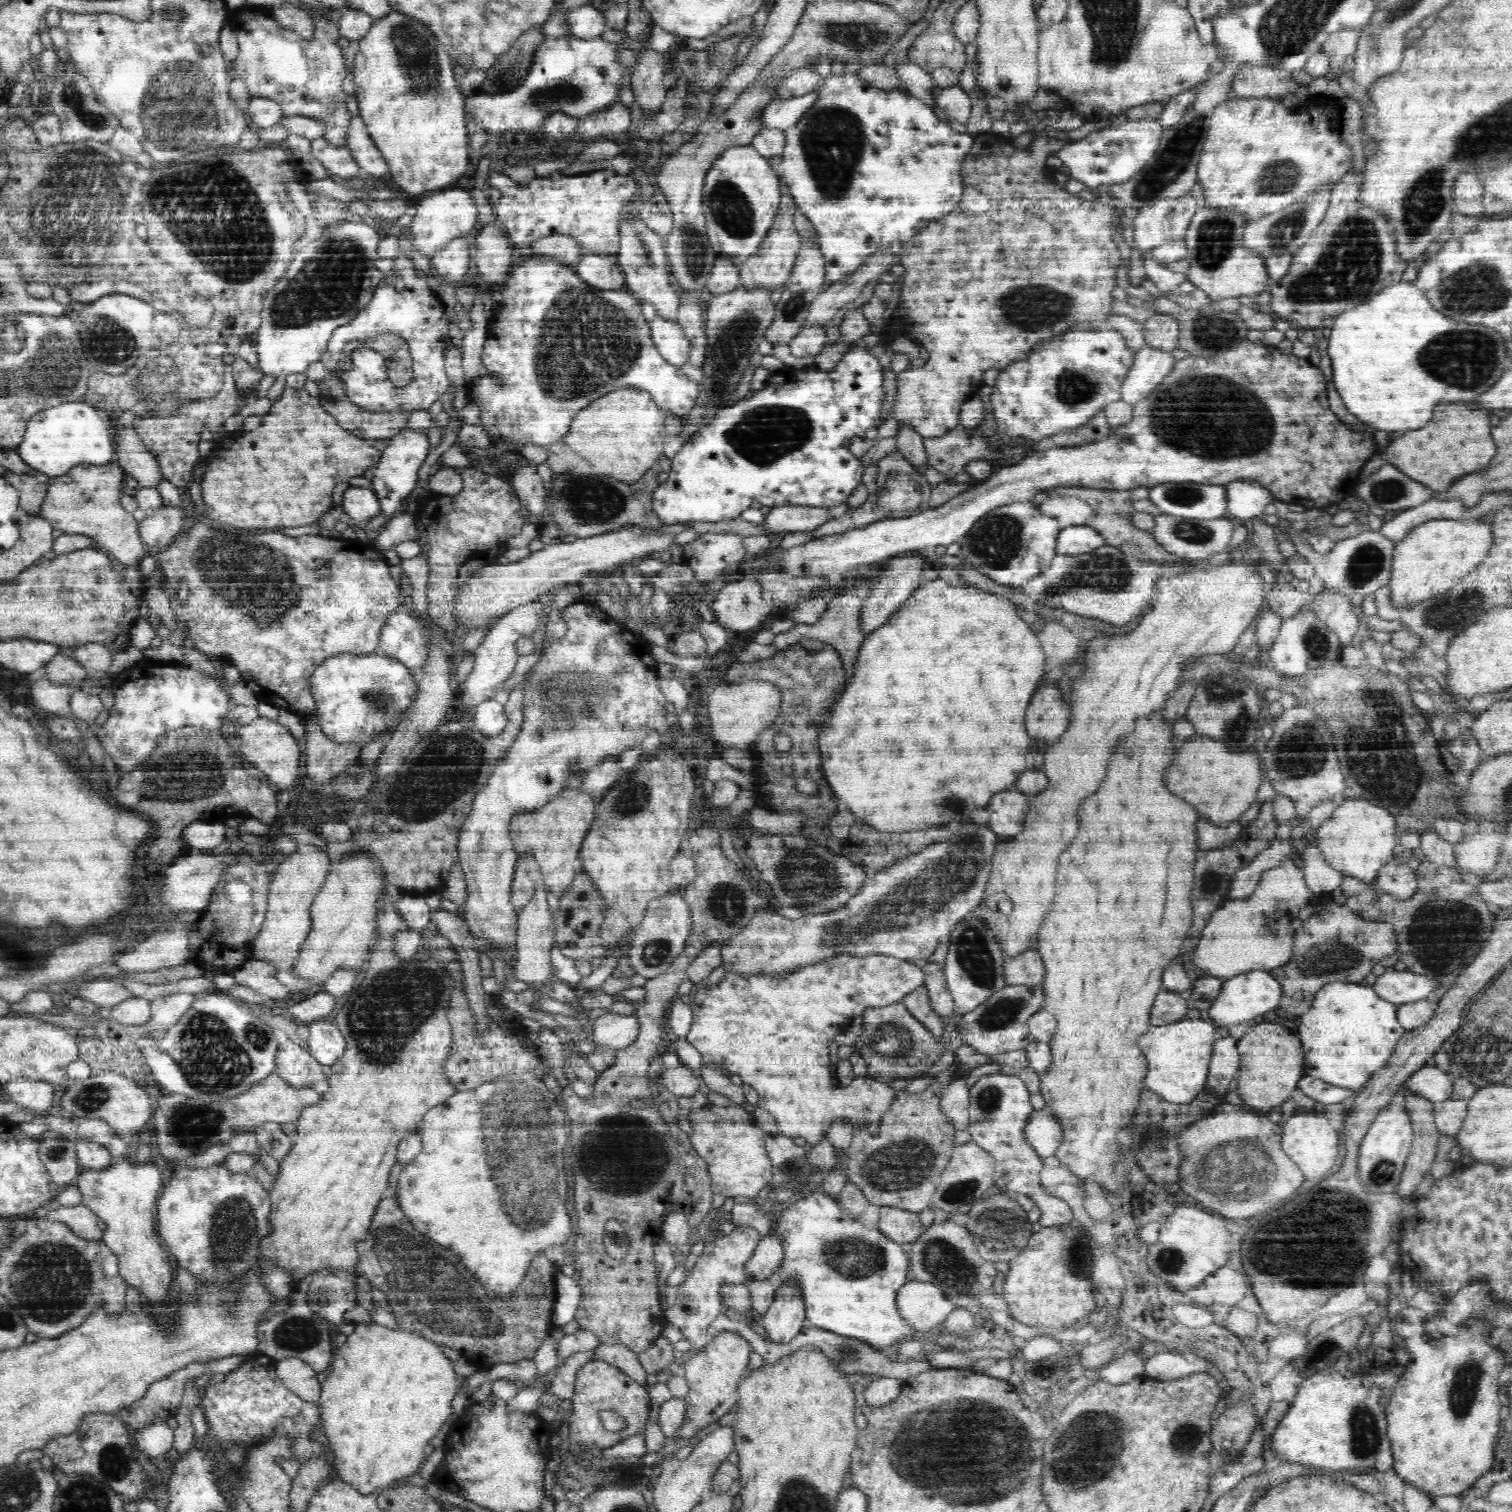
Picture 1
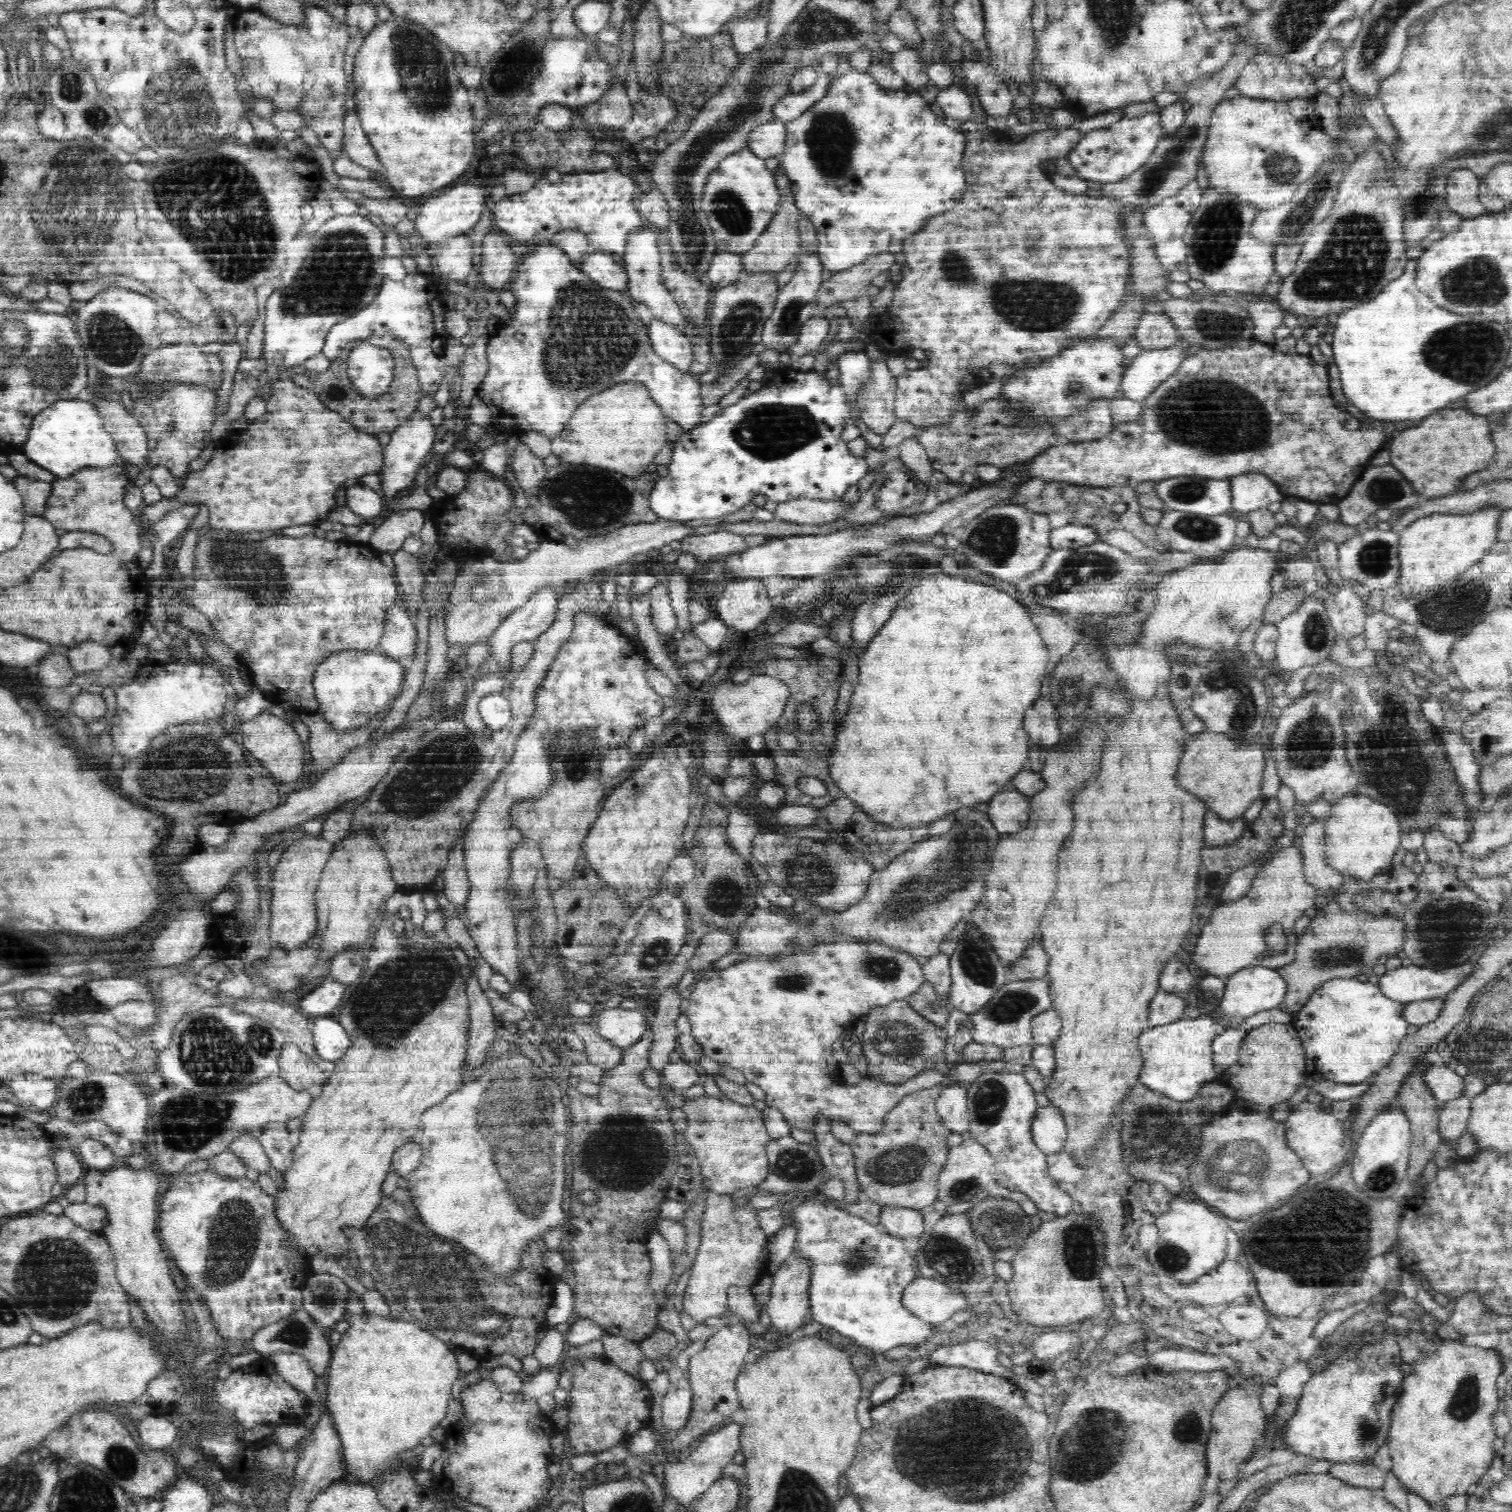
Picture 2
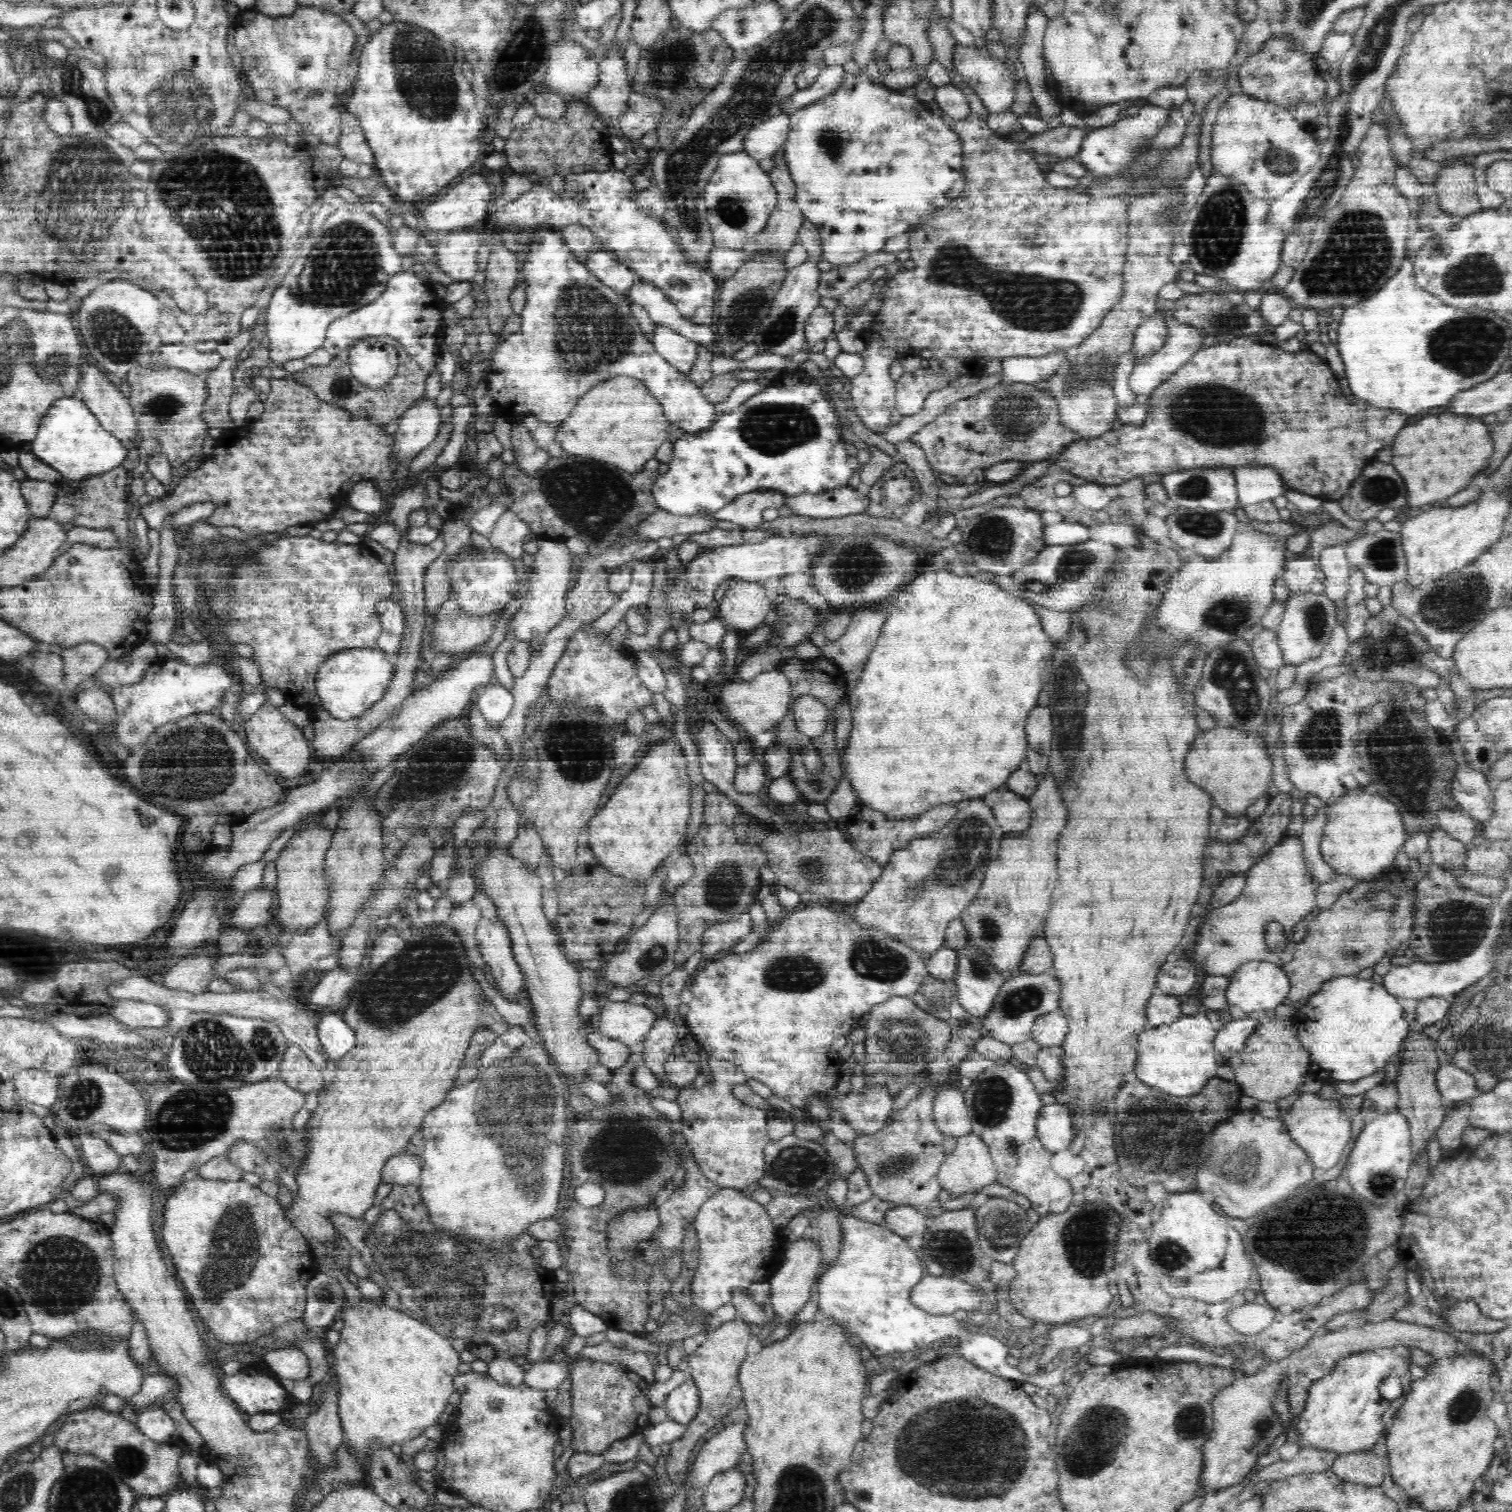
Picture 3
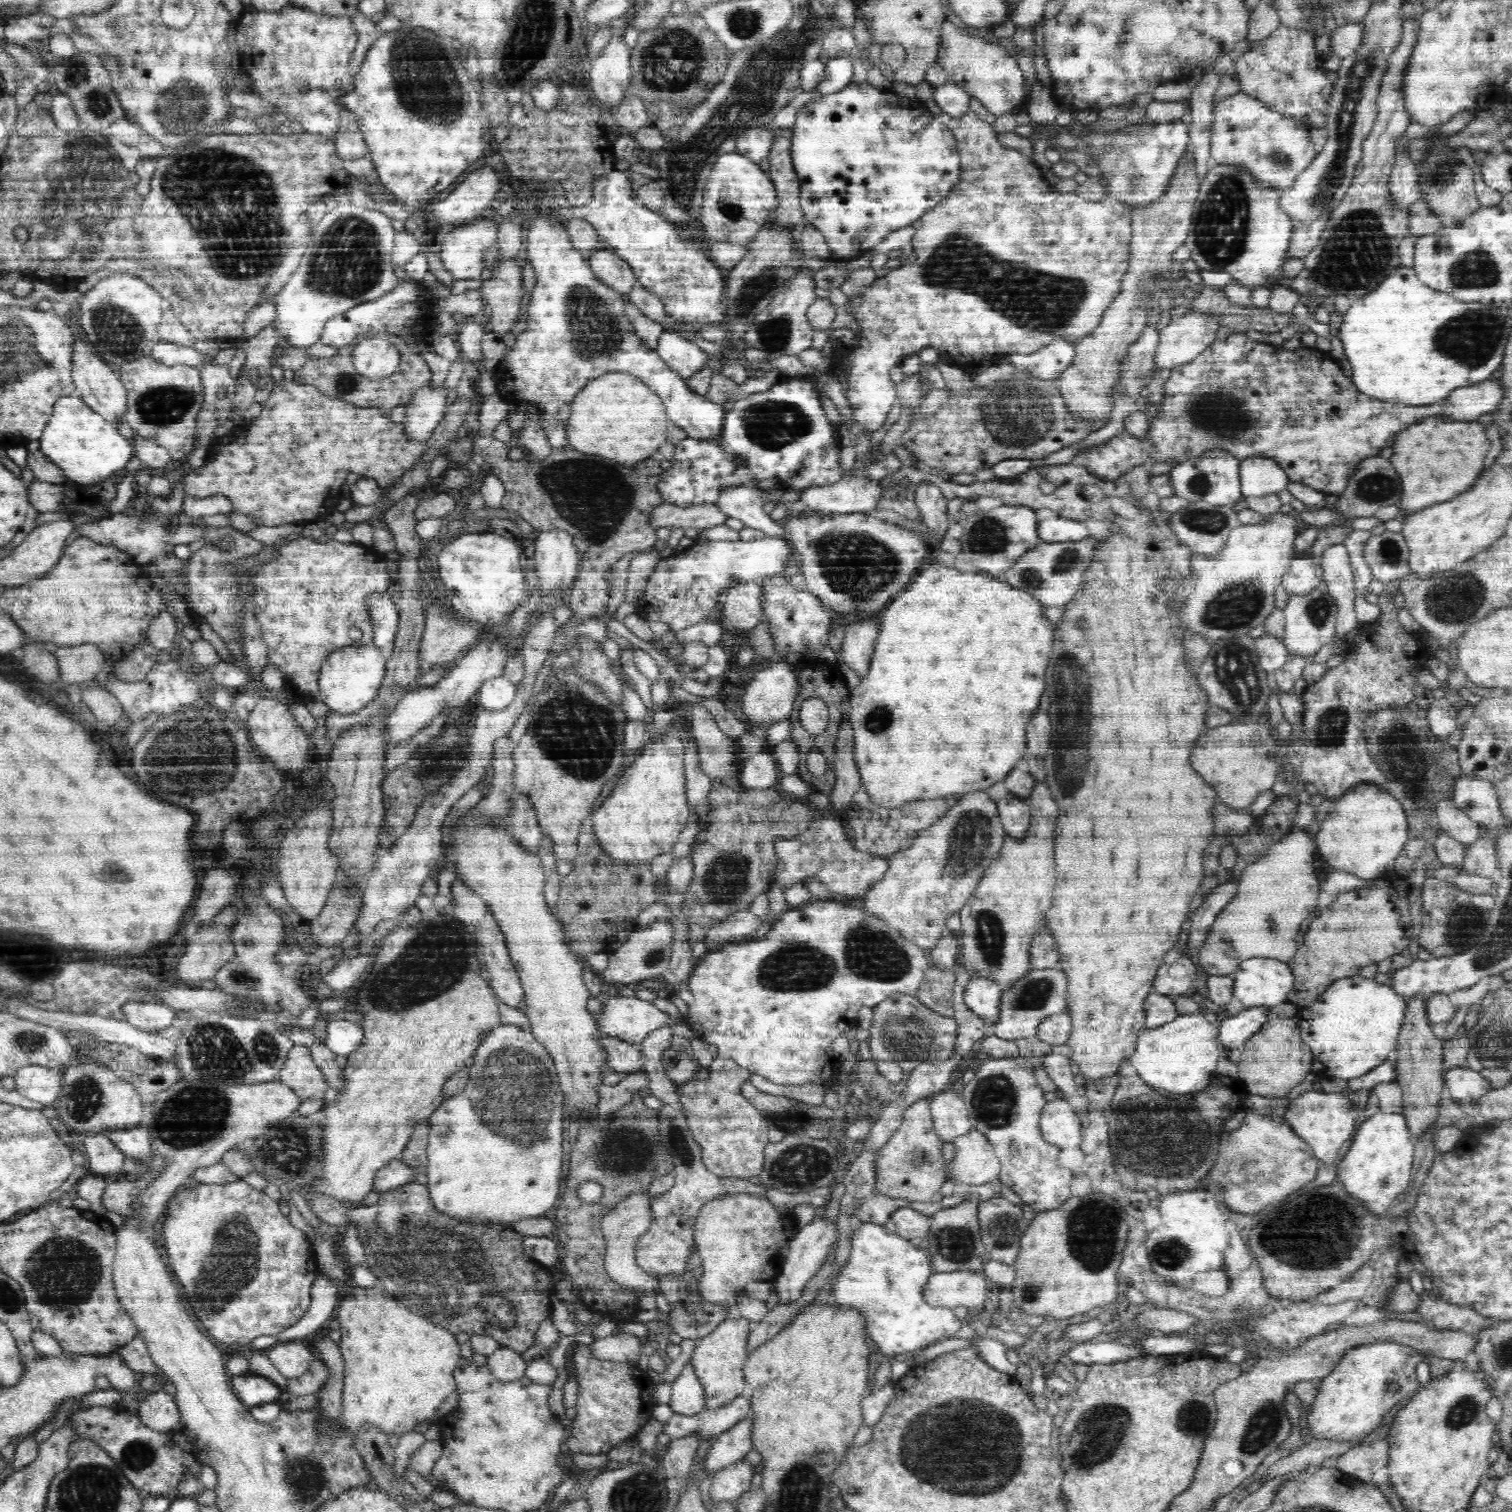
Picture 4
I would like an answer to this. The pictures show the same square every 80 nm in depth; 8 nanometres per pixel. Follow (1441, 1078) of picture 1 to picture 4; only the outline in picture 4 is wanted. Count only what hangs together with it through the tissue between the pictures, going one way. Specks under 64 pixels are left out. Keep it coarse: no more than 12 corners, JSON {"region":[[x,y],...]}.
{"region":[[1468,1066],[1445,1070],[1451,1098],[1473,1102],[1494,1089]]}

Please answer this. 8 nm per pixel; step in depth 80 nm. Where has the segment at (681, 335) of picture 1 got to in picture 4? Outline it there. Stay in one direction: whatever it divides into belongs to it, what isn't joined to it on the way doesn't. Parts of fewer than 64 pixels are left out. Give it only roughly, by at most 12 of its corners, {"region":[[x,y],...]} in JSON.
{"region":[[664,331],[655,353],[684,380],[720,359]]}

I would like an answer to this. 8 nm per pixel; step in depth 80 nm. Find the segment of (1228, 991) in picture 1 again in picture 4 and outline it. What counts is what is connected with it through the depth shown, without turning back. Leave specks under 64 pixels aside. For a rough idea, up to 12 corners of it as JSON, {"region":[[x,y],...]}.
{"region":[[1243,960],[1232,978],[1244,1008],[1285,1002],[1295,982],[1285,961]]}

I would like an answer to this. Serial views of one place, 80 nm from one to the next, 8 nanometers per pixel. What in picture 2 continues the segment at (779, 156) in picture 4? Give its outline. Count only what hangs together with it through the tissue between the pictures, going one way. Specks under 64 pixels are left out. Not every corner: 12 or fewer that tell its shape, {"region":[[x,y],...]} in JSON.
{"region":[[774,171],[779,208],[743,254],[744,274],[778,277],[801,251],[789,178]]}

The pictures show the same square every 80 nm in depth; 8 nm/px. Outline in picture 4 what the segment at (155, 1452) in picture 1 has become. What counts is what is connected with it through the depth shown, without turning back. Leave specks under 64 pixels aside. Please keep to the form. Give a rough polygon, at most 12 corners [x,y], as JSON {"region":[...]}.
{"region":[[163,1389],[143,1399],[137,1415],[156,1432],[181,1420],[176,1400]]}

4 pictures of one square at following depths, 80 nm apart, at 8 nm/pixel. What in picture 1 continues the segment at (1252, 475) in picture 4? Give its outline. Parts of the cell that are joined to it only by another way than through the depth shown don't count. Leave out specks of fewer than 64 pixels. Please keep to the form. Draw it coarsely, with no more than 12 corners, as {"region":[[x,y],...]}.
{"region":[[1251,480],[1225,487],[1228,516],[1239,523],[1262,515],[1274,502]]}

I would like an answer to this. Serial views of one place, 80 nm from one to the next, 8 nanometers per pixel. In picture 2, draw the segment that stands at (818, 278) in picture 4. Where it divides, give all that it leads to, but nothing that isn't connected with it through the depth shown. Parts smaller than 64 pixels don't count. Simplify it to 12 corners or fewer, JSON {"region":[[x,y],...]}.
{"region":[[895,254],[870,256],[824,282],[814,300],[826,308],[859,296],[889,271]]}

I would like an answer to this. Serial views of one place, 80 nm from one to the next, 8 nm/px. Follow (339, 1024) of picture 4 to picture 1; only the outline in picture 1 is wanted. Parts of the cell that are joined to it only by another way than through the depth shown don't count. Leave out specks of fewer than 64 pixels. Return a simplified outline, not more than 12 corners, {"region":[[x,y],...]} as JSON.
{"region":[[330,1017],[308,1025],[307,1050],[333,1065],[346,1048]]}

